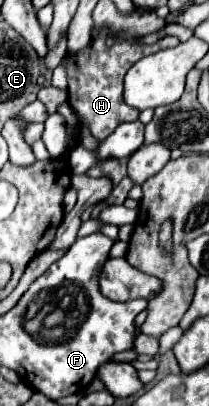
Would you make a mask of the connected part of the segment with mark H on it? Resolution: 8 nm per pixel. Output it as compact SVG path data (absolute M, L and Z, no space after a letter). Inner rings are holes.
M100 33L100 37L92 39L86 49L68 57L68 103L74 107L80 123L86 123L96 139L106 139L120 123L138 119L138 111L128 107L122 99L122 81L126 71L142 57L180 43L178 37L164 37L150 47L140 47L132 39L116 41L112 47L106 47L104 39L106 33Z

